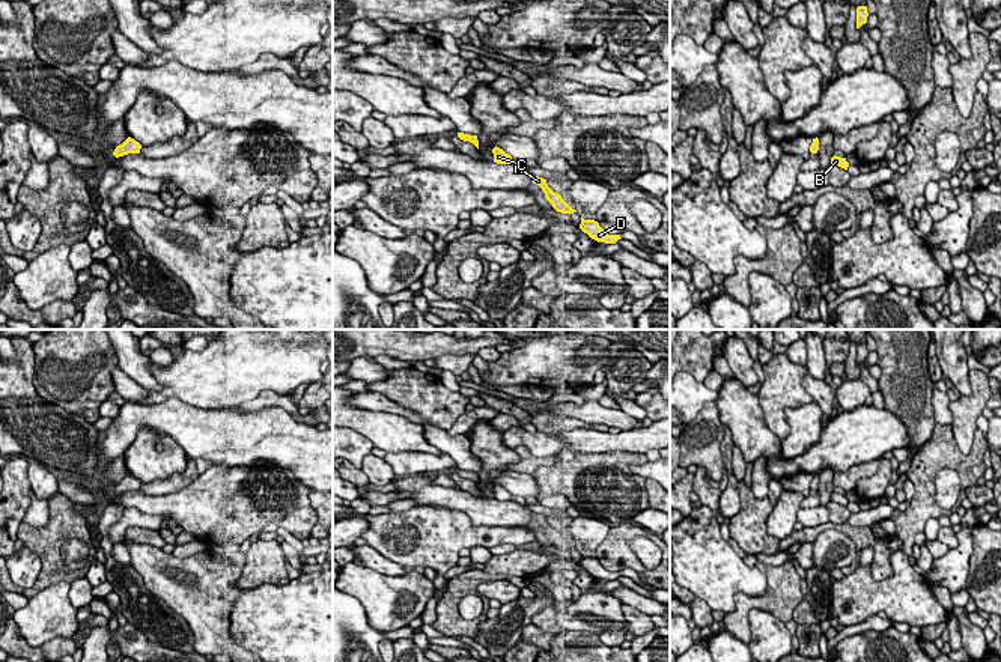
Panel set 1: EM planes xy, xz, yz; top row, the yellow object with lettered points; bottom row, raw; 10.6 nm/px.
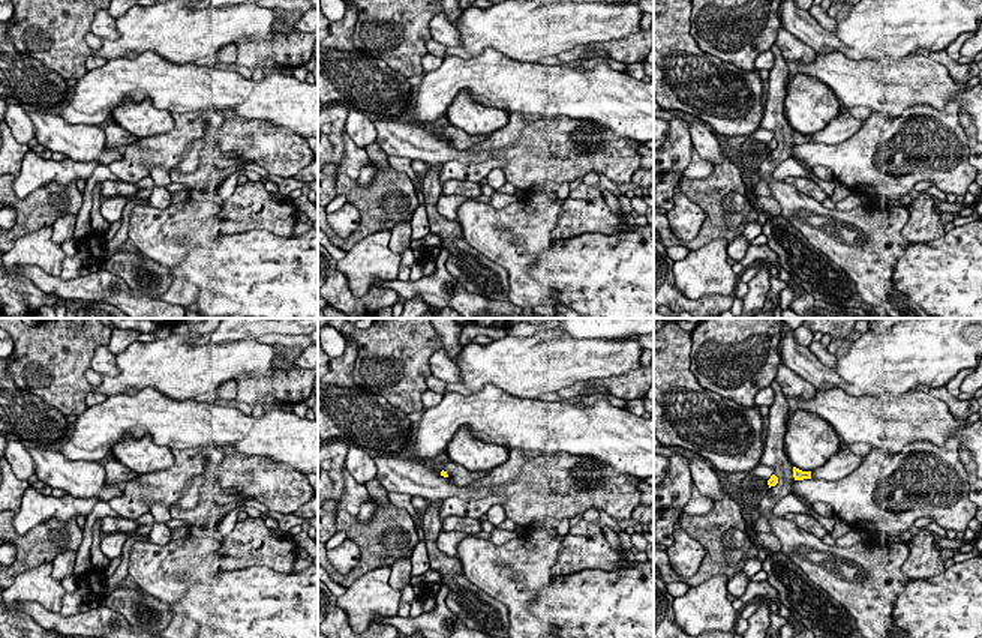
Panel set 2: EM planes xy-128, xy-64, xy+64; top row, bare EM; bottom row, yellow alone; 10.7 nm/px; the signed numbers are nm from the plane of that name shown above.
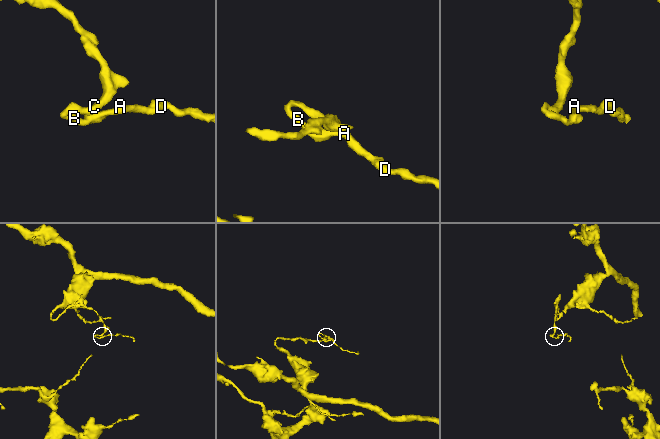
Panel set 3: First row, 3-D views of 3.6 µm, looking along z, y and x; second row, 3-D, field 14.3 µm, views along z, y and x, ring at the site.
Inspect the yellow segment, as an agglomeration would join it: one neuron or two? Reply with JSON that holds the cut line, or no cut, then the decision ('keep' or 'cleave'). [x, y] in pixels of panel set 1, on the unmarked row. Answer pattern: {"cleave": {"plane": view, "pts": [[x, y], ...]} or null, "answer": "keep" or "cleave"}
{"cleave": null, "answer": "keep"}

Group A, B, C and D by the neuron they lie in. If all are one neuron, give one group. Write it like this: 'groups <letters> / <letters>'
groups A B C D

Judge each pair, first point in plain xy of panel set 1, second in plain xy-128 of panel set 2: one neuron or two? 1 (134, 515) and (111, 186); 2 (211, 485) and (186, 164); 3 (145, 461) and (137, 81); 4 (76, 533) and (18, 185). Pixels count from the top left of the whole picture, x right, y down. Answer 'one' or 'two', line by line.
1: two
2: two
3: two
4: two

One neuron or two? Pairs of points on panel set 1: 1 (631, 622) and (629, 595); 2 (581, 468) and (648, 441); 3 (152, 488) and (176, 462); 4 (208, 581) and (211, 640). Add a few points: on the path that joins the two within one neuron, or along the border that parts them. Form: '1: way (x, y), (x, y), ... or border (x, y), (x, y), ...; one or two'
1: border (622, 604), (632, 605), (649, 616); two
2: border (645, 453), (605, 450), (589, 455); two
3: border (181, 471), (164, 479), (142, 483); two
4: way (208, 596), (209, 625); one

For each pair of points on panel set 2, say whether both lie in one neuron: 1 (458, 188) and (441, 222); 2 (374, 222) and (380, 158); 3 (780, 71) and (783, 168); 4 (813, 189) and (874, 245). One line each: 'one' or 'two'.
1: two
2: one
3: two
4: two

